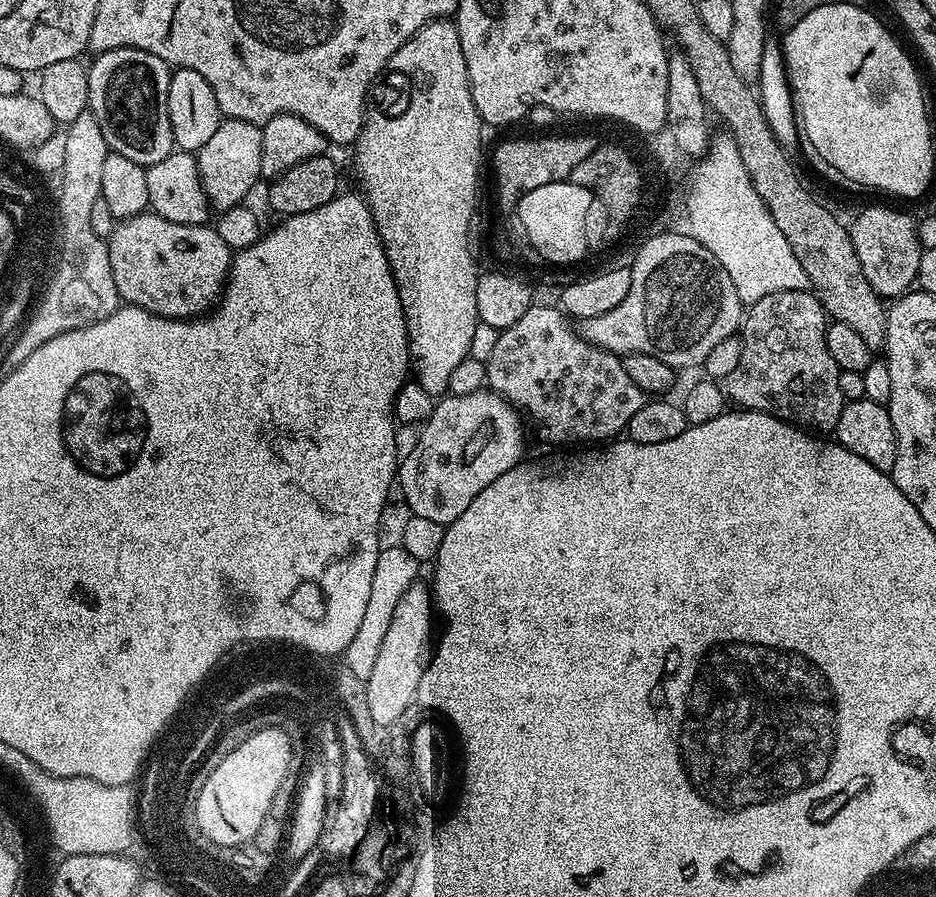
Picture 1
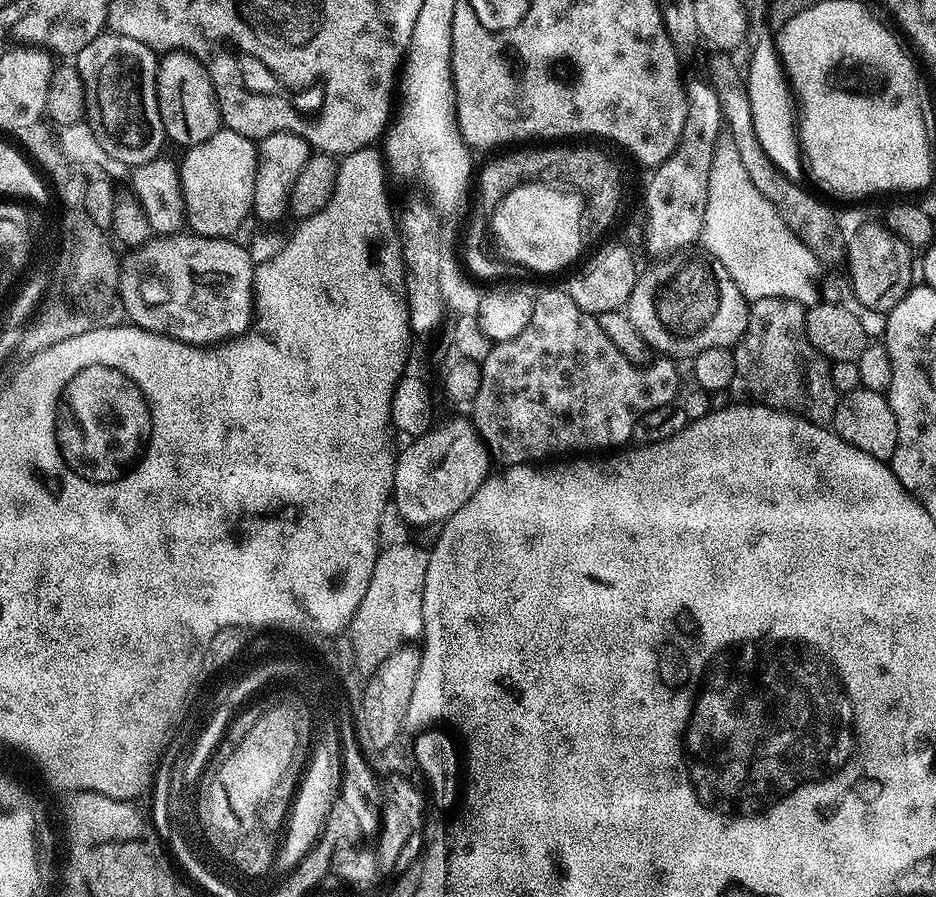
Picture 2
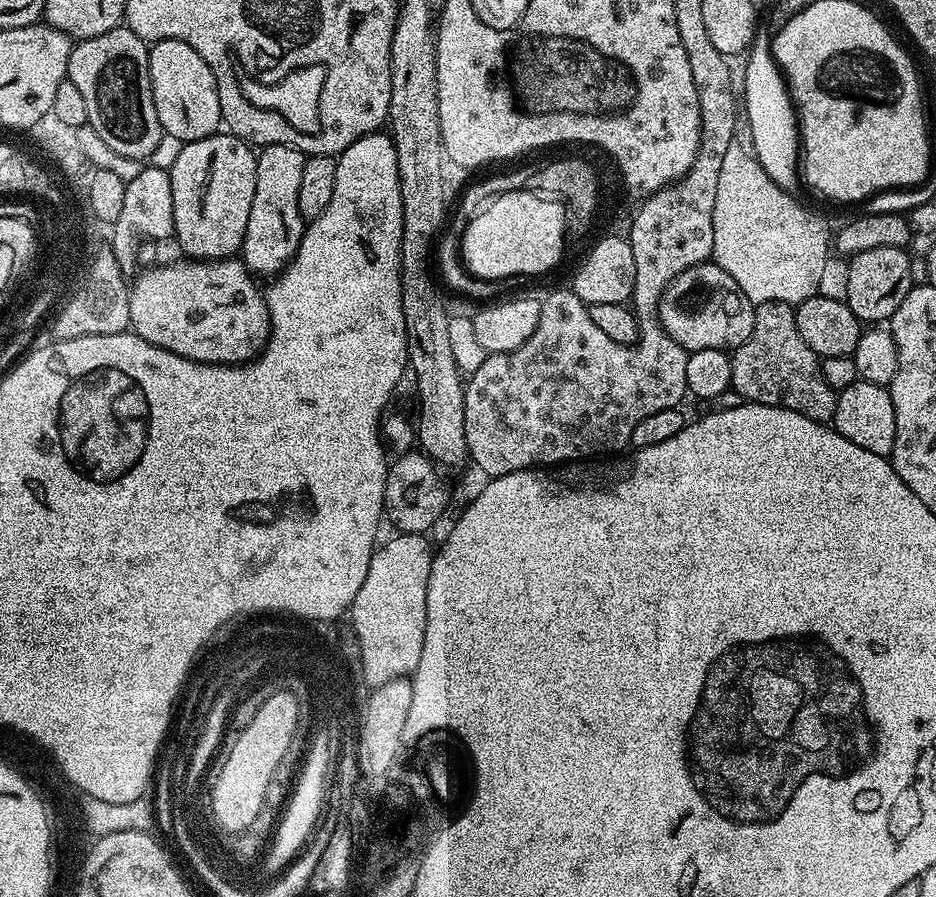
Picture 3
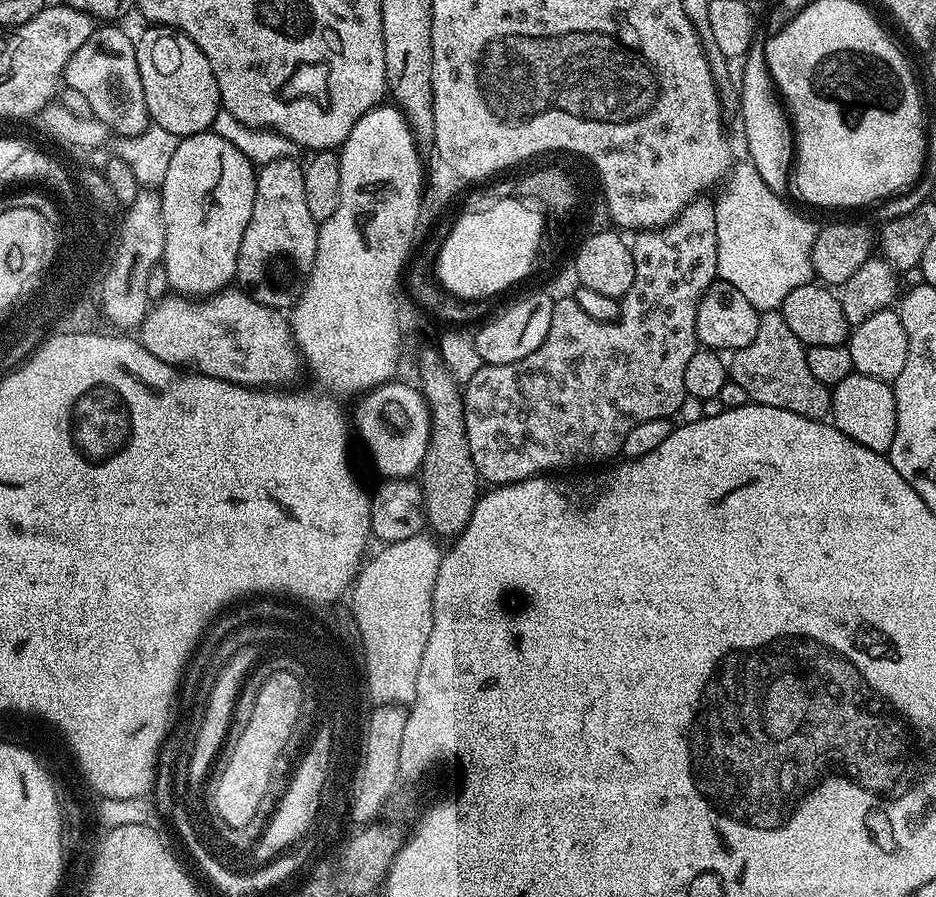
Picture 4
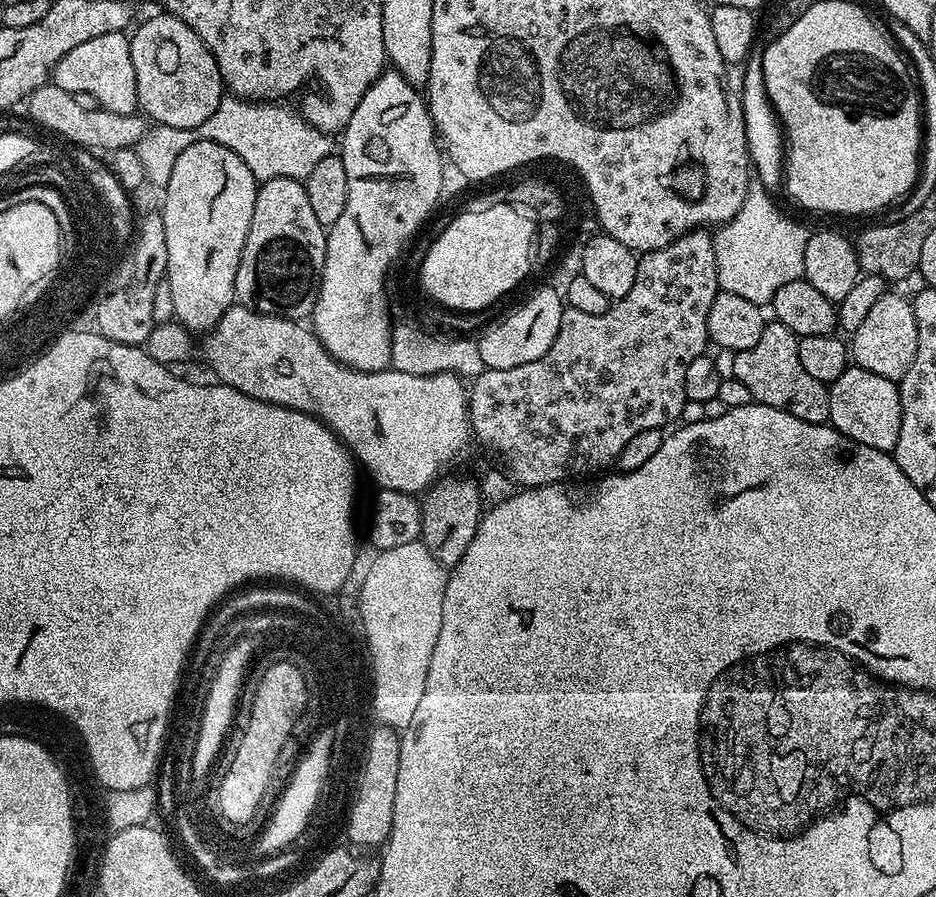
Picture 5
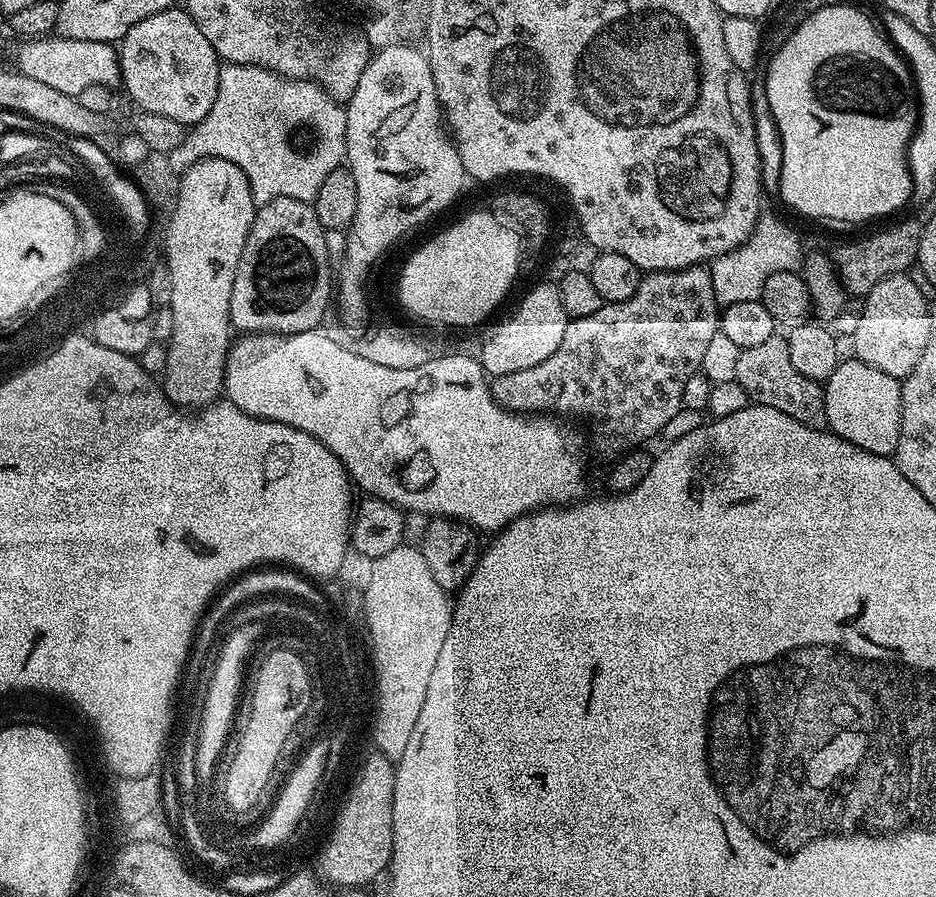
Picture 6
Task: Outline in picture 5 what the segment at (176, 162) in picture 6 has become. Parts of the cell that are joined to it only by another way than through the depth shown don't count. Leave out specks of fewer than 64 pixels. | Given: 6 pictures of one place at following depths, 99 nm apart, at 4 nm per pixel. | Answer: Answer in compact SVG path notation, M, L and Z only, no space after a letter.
M231 94L225 95L220 101L218 110L202 122L202 126L197 128L165 128L163 126L149 127L146 135L137 142L135 150L138 158L142 161L142 167L146 170L146 181L154 185L155 188L163 190L170 182L170 170L174 170L174 162L178 162L178 154L186 150L195 140L209 140L218 142L218 146L226 146L226 150L234 150L246 166L250 166L250 174L258 182L269 180L270 178L294 178L303 181L314 170L317 160L286 160L288 152L284 146L278 146L268 132L264 132L268 126L264 120L264 114L260 110L270 110L270 102L253 102L242 100L239 96Z

